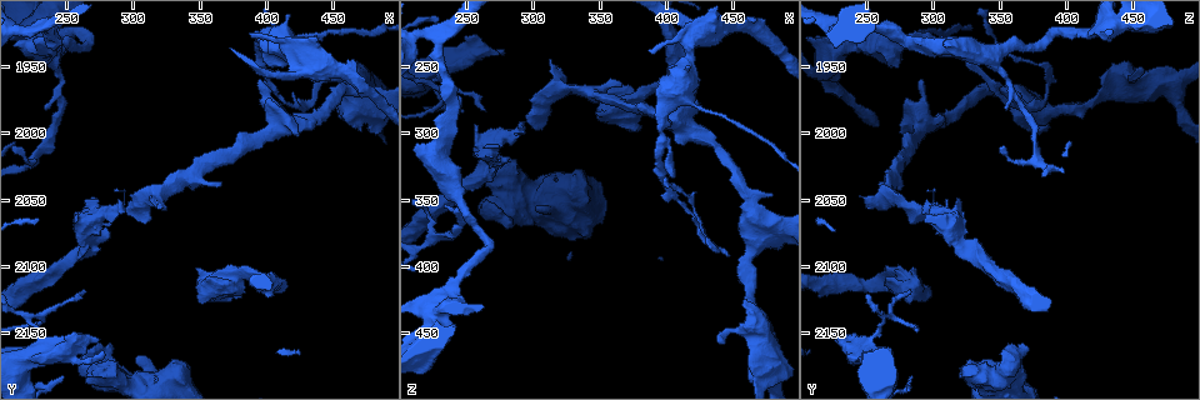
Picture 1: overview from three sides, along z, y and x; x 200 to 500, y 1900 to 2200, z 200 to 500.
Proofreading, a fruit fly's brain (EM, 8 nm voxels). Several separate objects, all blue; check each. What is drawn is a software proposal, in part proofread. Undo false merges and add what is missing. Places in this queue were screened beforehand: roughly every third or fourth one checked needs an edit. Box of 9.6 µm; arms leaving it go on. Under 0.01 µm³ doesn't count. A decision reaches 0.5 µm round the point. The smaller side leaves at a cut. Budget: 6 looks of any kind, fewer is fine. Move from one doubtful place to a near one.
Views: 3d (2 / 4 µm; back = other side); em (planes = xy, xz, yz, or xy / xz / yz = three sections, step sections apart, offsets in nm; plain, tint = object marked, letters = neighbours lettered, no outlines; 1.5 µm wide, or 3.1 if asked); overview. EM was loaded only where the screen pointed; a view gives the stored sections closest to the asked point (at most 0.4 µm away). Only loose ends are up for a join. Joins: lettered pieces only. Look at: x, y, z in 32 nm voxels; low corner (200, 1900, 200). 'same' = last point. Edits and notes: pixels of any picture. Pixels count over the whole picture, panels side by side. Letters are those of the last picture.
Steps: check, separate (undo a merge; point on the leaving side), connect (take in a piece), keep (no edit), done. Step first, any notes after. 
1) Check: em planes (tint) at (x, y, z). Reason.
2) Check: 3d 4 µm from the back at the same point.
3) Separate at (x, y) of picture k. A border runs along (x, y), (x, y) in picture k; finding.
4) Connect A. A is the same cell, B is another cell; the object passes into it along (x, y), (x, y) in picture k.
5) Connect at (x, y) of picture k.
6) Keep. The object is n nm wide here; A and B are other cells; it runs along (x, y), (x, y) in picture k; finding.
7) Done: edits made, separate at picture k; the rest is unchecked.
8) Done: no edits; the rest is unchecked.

Check: 3d 2 µm at (440, 1954, 388). Sharp bend.

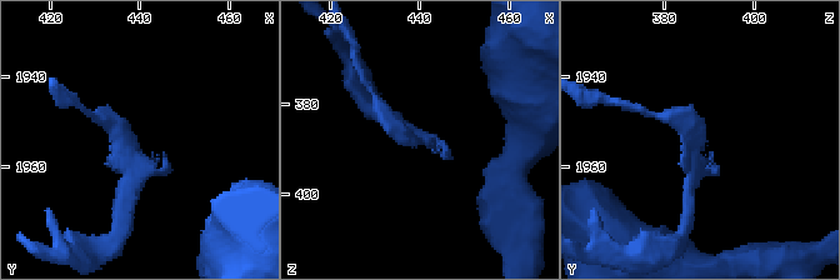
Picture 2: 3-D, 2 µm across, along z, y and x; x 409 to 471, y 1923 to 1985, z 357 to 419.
Check: em planes (letters) at (438, 1955, 386). Shape alone is not enough.

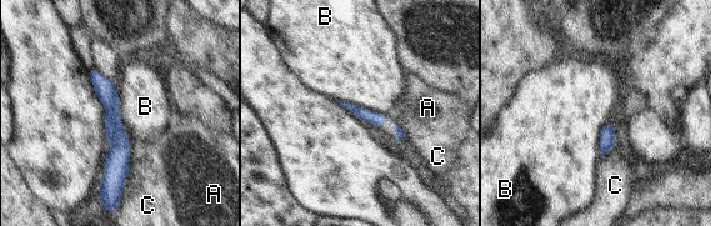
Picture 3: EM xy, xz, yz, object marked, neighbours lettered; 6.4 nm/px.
Keep. A, B and C are other cells; it runs along (93, 73), (113, 109), (114, 186) in picture 3; continuous, no second neuron.

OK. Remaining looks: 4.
Check: em planes (tint) at (396, 1936, 312). Arms part here.

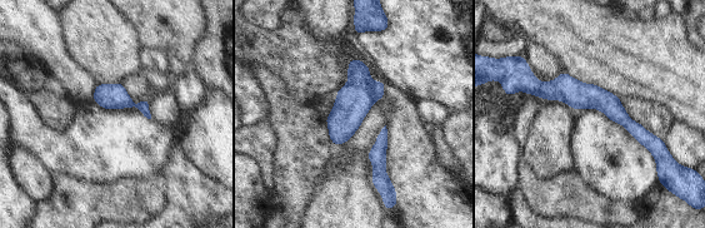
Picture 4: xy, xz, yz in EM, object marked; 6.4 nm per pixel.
Check: em planes (letters) at the same point.

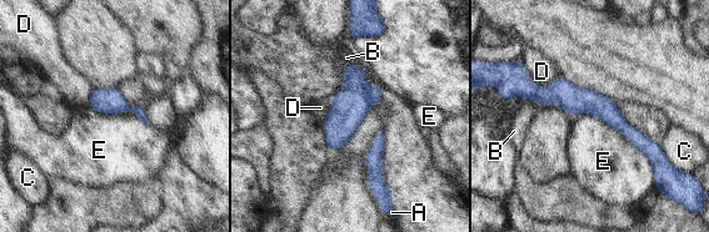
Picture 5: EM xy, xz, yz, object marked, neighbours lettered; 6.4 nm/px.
Separate at (374, 92) of picture 5. The object is 160 nm wide here; A, B, C, D and E are other cells; a border runs along (368, 86), (368, 94), (373, 102) in picture 5; a second neuron is stuck on.

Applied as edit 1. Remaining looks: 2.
Done: edits made, separate at picture 5; the rest is unchecked.

